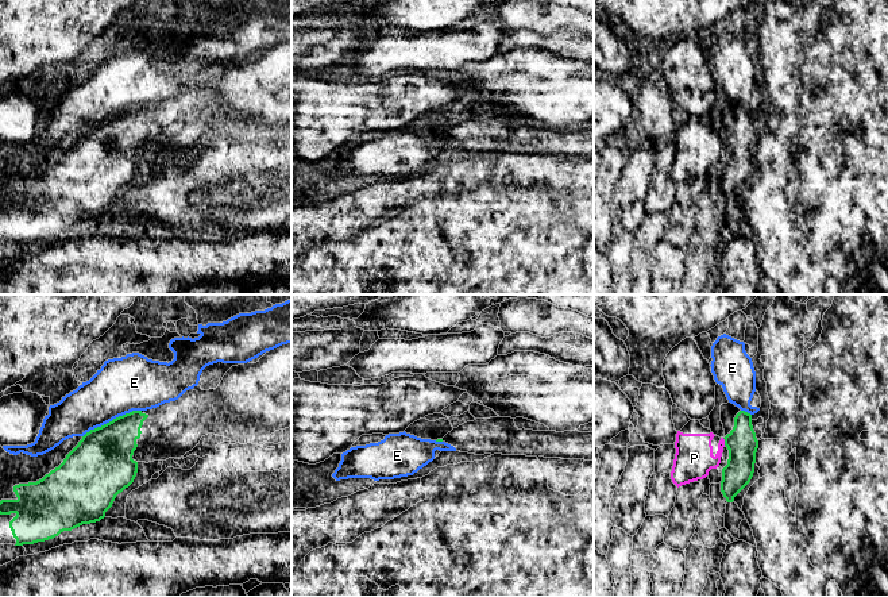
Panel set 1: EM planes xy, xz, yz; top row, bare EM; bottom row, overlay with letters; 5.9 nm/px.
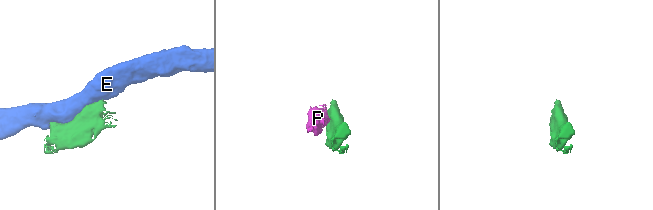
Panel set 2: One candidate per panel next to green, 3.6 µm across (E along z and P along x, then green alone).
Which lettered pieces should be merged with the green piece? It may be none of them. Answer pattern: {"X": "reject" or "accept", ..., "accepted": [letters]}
{"E": "reject", "P": "reject", "accepted": []}

